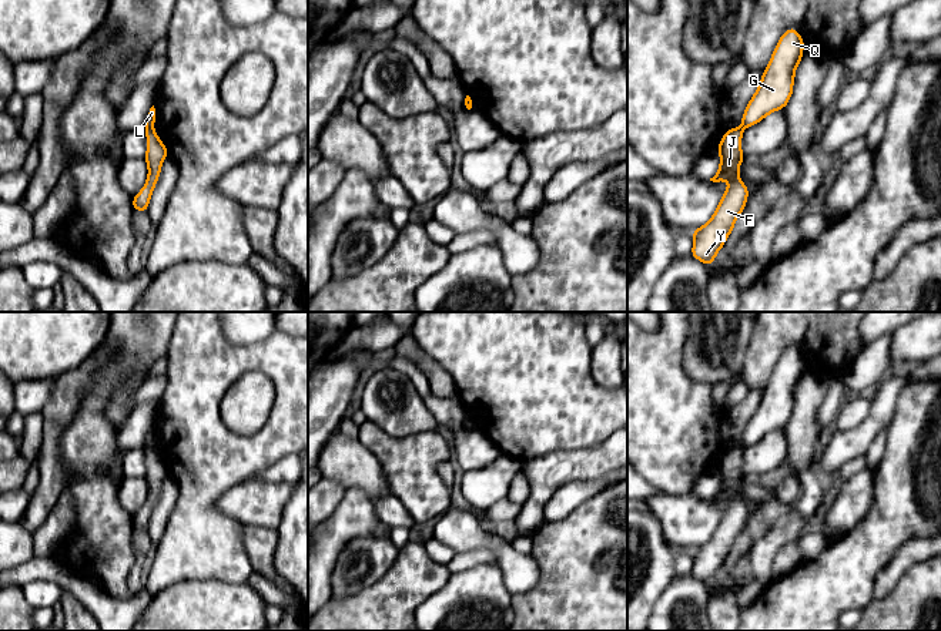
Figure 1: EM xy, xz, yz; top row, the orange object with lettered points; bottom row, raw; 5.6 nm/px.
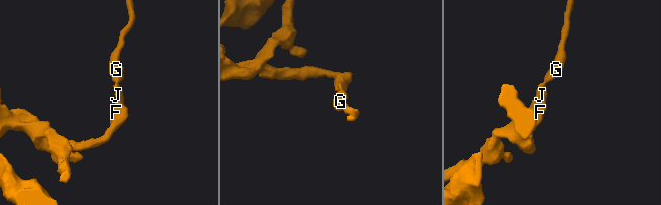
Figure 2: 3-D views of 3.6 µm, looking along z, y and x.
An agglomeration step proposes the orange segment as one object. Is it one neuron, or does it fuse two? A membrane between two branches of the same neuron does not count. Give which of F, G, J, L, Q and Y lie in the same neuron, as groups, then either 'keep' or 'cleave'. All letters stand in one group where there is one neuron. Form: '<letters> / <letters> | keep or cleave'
F J Y / G L Q | cleave

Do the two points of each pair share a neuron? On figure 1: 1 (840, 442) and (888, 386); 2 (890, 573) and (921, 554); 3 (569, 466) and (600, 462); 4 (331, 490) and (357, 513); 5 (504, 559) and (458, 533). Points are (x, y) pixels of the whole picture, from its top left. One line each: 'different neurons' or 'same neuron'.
1: same neuron
2: same neuron
3: same neuron
4: different neurons
5: same neuron

